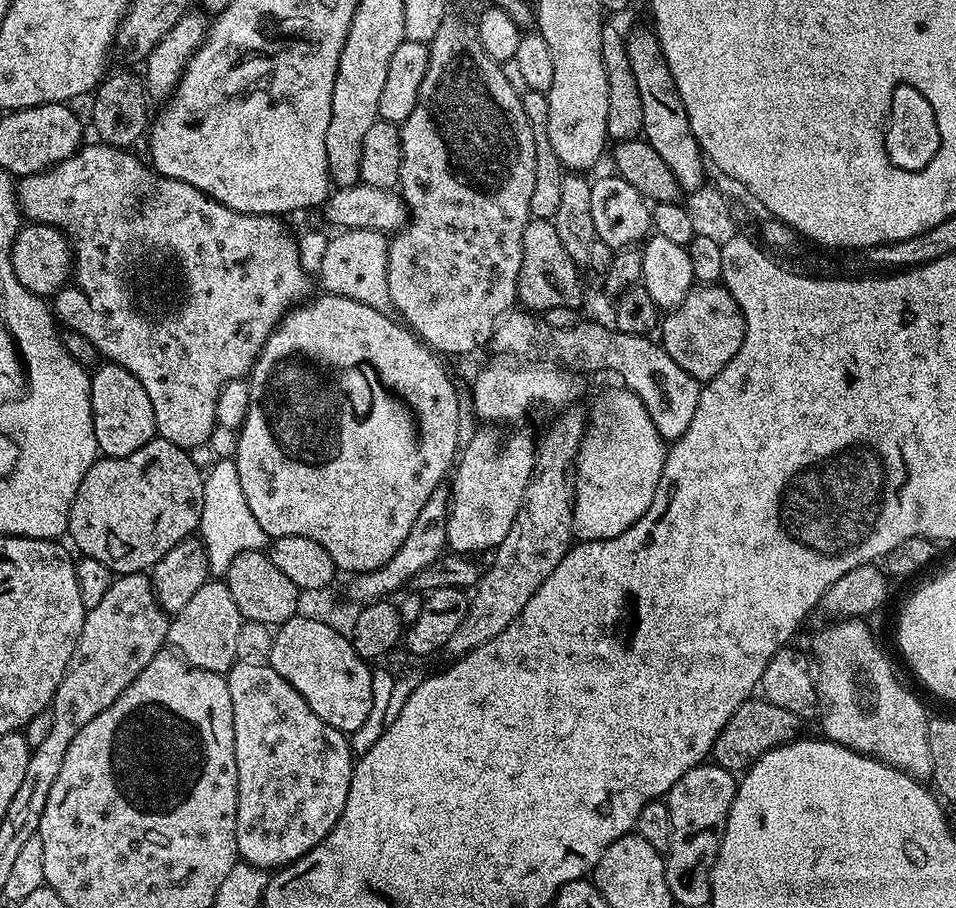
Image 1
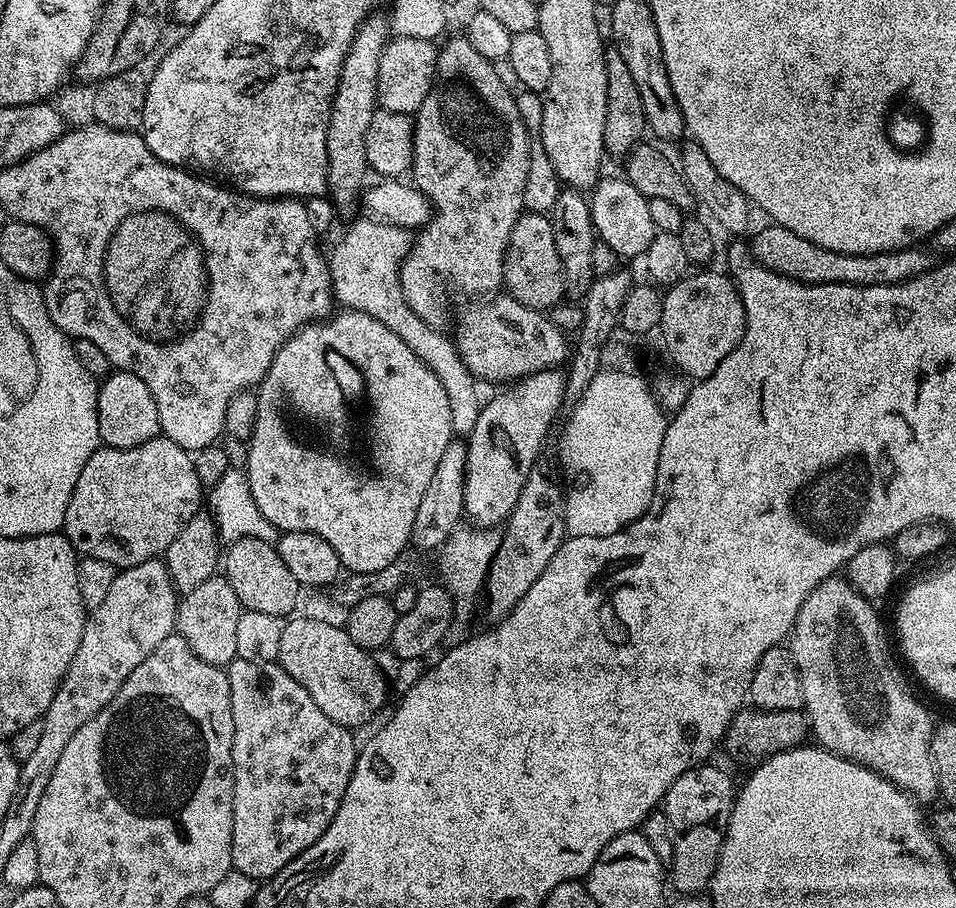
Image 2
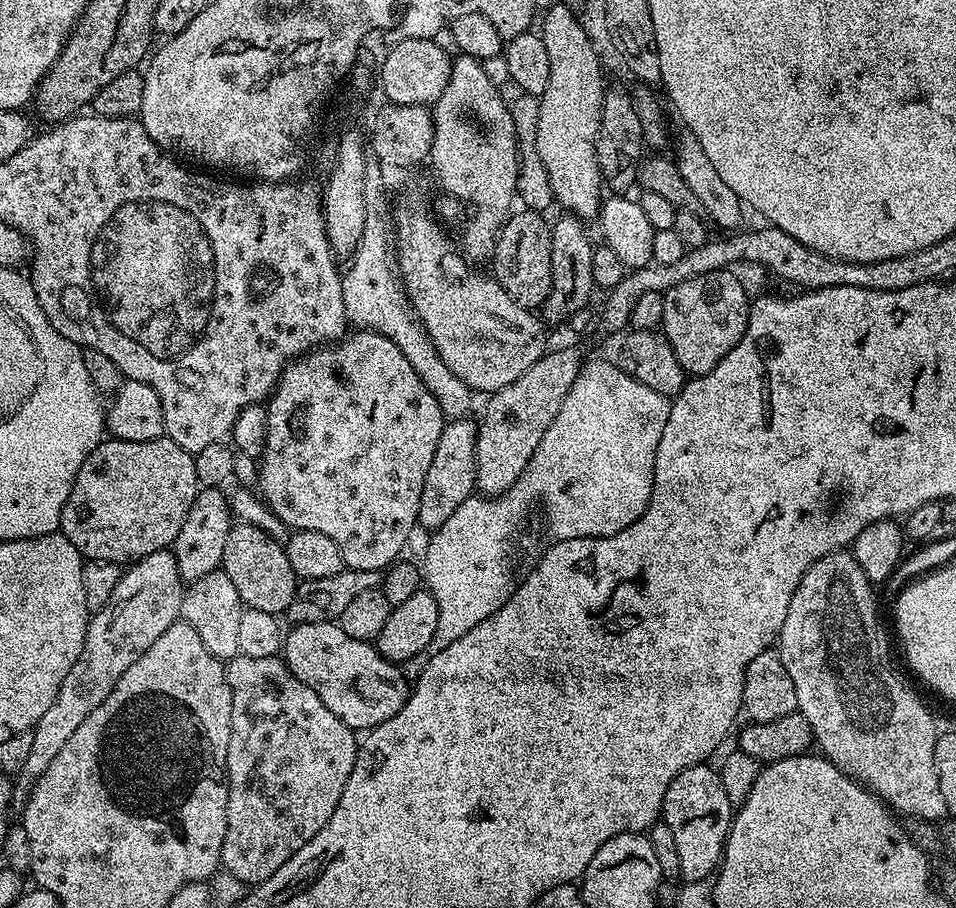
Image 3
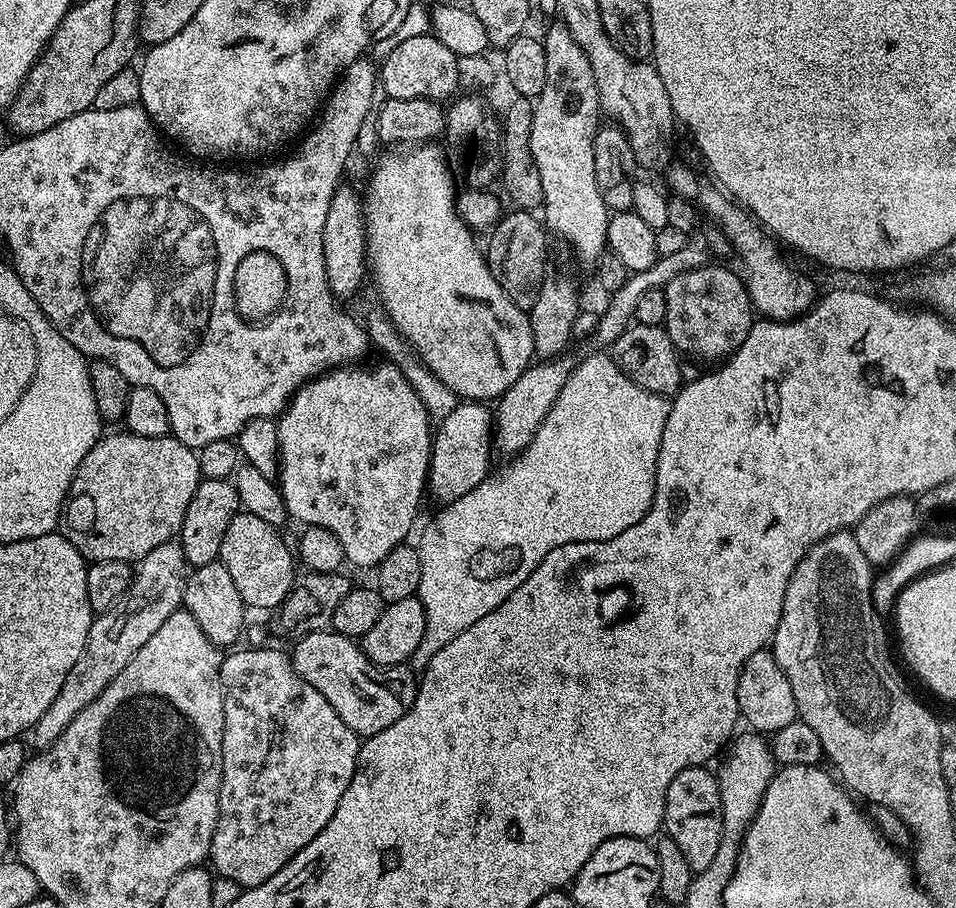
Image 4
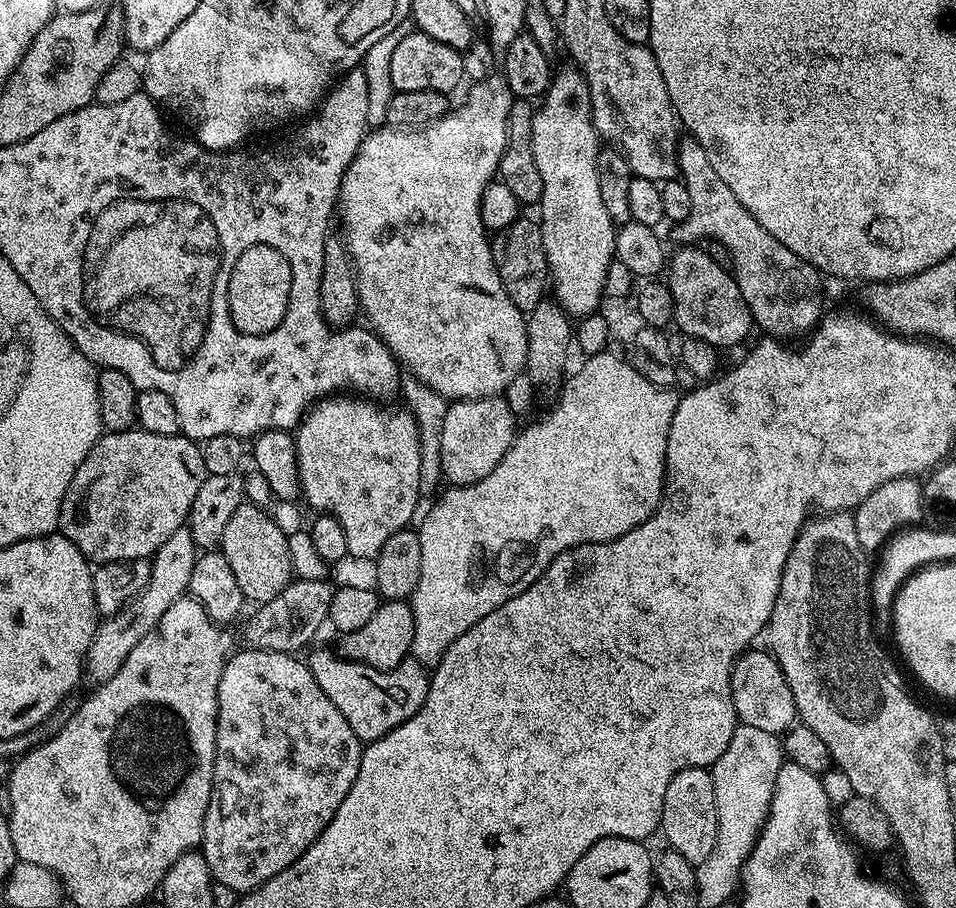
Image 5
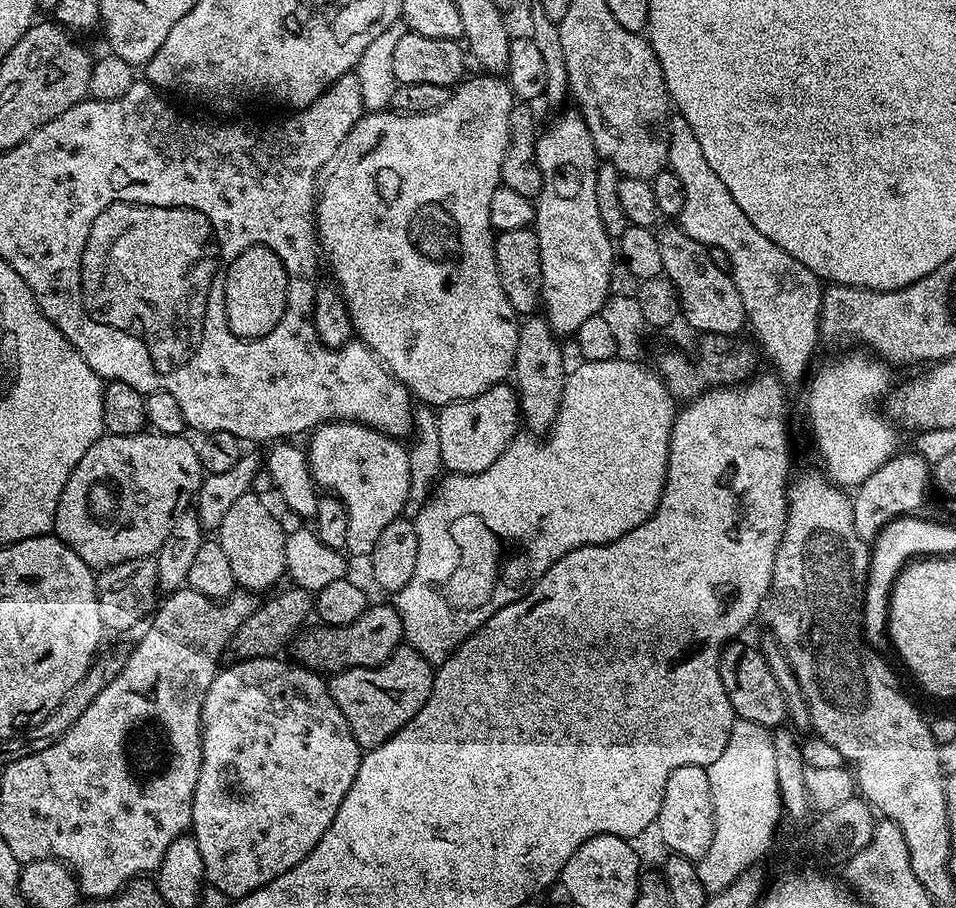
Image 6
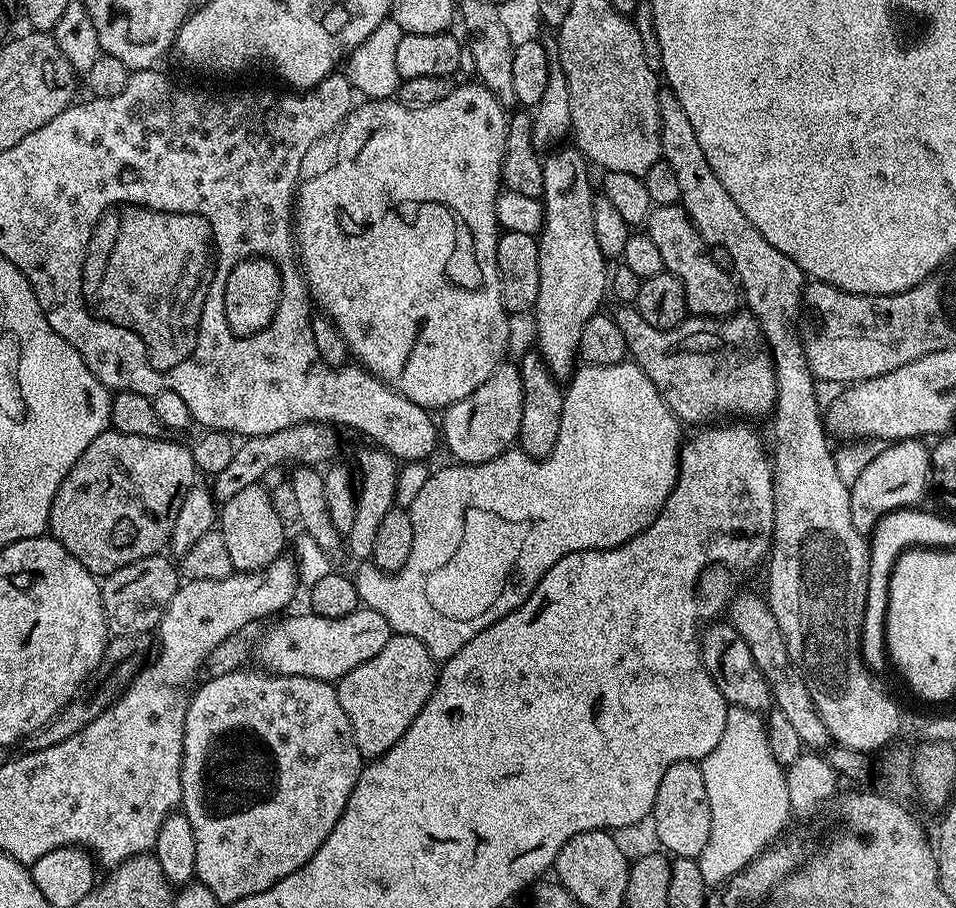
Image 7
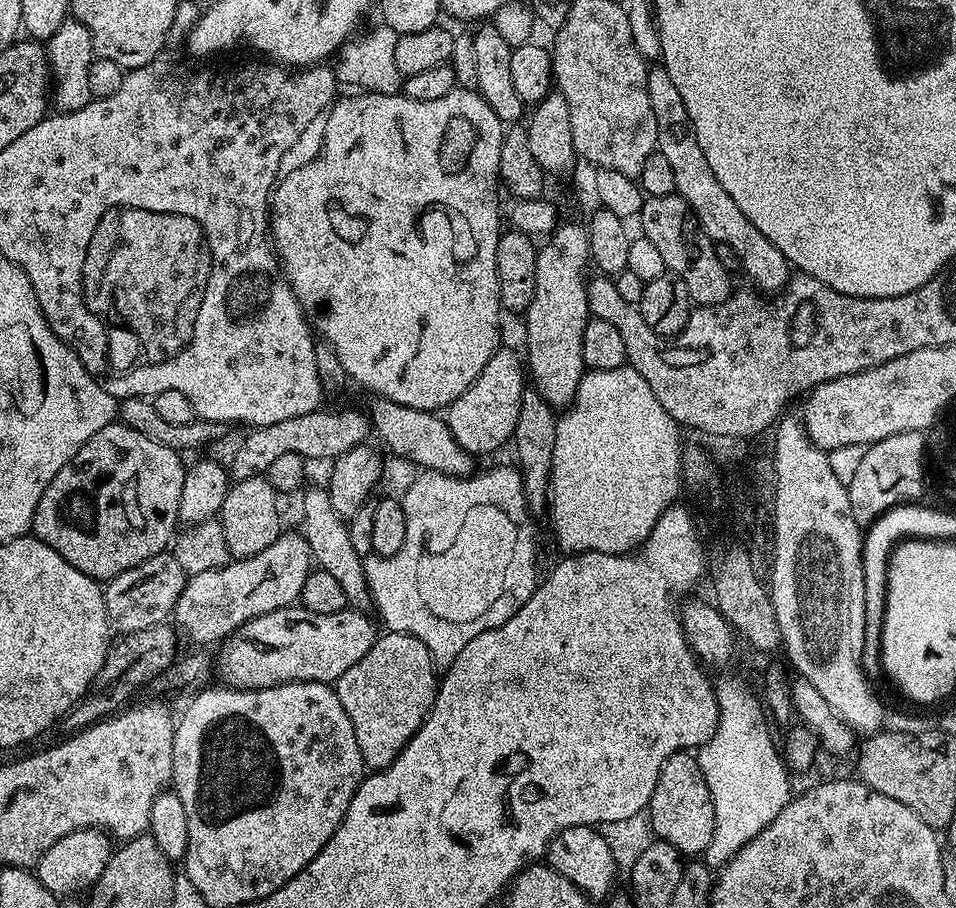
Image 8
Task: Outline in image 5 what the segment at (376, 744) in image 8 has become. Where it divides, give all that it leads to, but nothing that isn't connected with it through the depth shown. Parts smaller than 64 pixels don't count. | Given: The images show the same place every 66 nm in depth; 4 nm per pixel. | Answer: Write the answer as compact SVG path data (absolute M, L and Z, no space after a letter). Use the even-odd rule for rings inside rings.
M316 648L306 656L306 663L310 674L314 674L314 682L322 686L322 694L338 706L342 718L350 722L350 730L354 730L360 741L371 742L390 734L390 730L402 726L402 722L406 722L422 706L430 679L425 665L409 658L383 672L345 660L333 649L332 652L328 648Z

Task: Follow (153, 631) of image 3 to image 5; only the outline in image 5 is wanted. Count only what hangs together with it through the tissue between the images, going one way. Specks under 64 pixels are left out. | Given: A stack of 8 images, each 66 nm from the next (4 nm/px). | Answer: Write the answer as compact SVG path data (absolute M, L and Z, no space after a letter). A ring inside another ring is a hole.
M186 526L174 530L174 534L170 534L170 538L162 542L162 546L150 560L152 569L148 585L140 591L140 595L127 608L99 621L96 633L93 634L88 647L87 679L89 676L90 679L96 680L95 682L103 682L114 678L114 674L118 674L130 650L134 650L134 646L138 646L142 638L149 636L162 618L162 614L166 614L166 610L170 610L170 606L174 606L174 602L178 602L181 596L188 592L190 574L194 574L194 562L197 555L196 543Z

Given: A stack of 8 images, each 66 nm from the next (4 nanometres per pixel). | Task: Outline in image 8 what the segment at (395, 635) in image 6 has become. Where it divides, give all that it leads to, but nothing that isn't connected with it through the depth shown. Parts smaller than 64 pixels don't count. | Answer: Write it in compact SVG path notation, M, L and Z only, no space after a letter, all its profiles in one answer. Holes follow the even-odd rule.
M303 606L262 614L223 641L220 676L224 680L221 681L237 690L273 688L275 684L295 684L297 680L331 685L354 662L366 658L366 650L374 646L378 629L364 615L368 614L351 606L334 614L314 614Z

